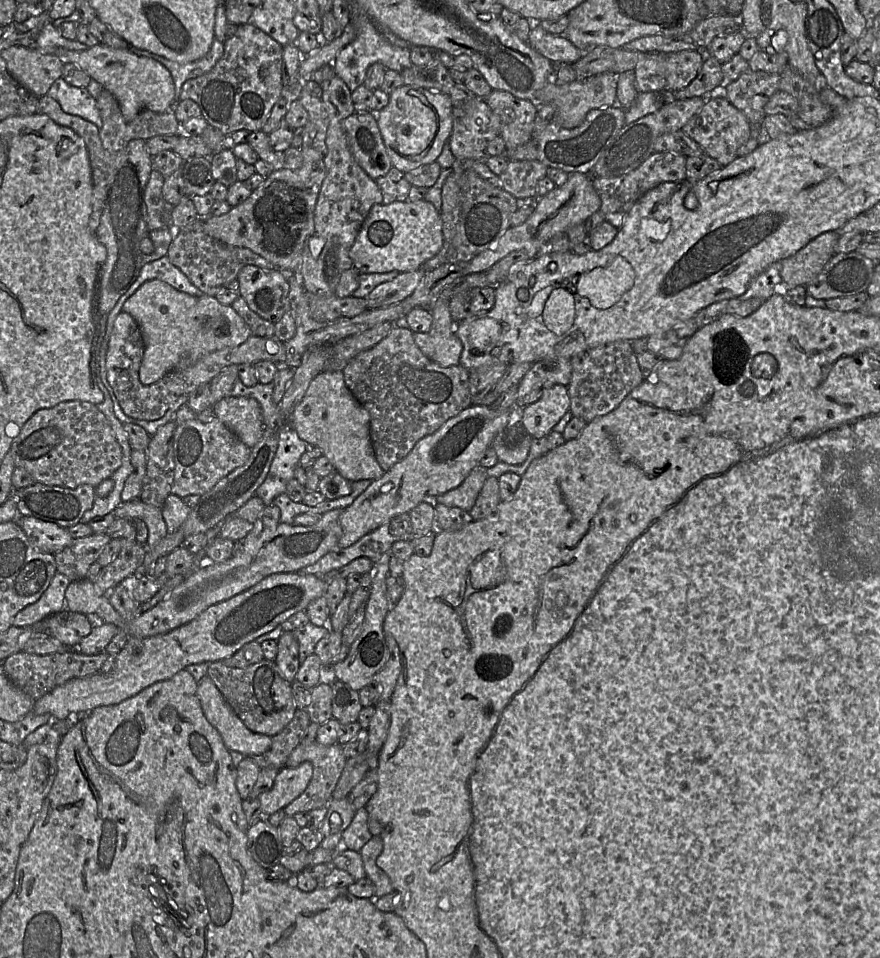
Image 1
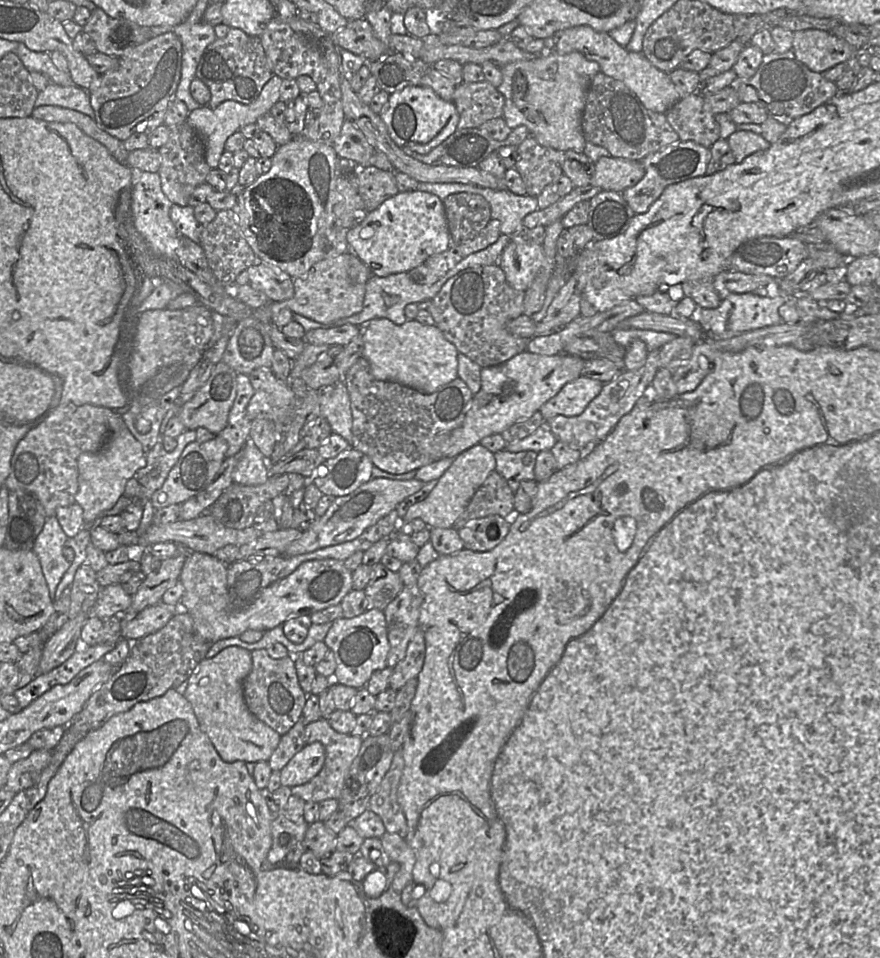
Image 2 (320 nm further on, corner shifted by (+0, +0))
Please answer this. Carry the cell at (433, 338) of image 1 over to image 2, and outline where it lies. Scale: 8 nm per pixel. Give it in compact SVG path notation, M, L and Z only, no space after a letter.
M375 318L359 326L364 340L363 357L369 362L370 370L377 380L399 383L421 393L430 394L458 377L458 350L434 325L424 325L416 319L401 325L386 318Z

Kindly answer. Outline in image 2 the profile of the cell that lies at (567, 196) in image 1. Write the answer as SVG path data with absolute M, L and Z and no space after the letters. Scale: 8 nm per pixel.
M601 157L595 162L594 174L589 185L598 186L603 191L622 193L627 188L636 185L645 175L645 169L640 161L616 157Z

